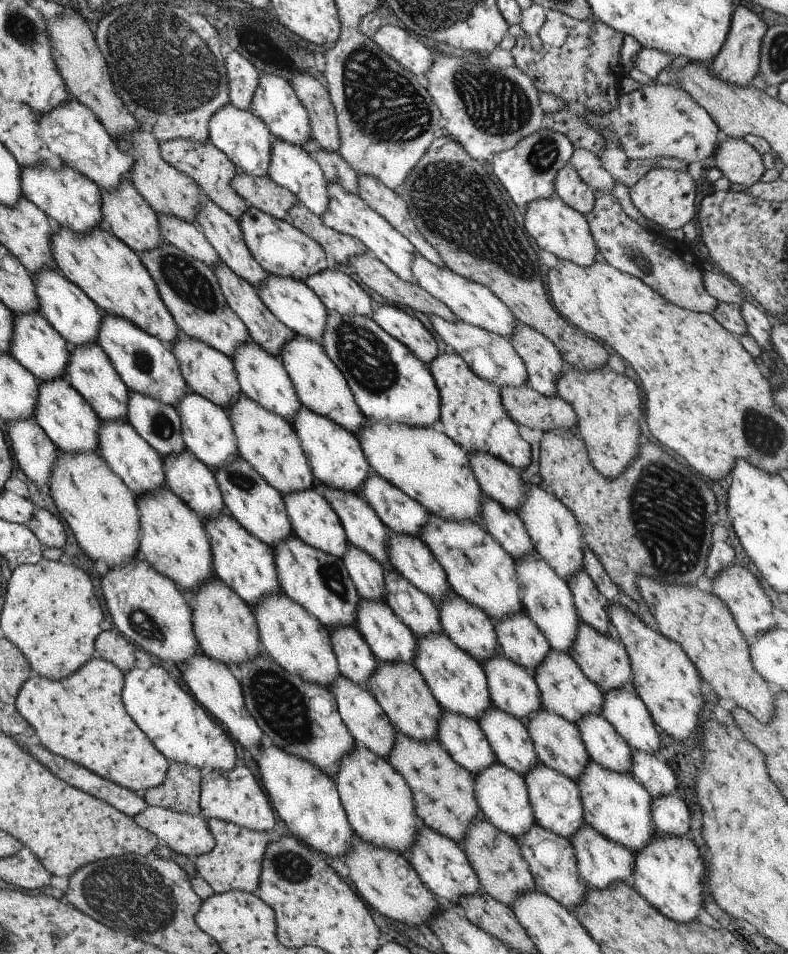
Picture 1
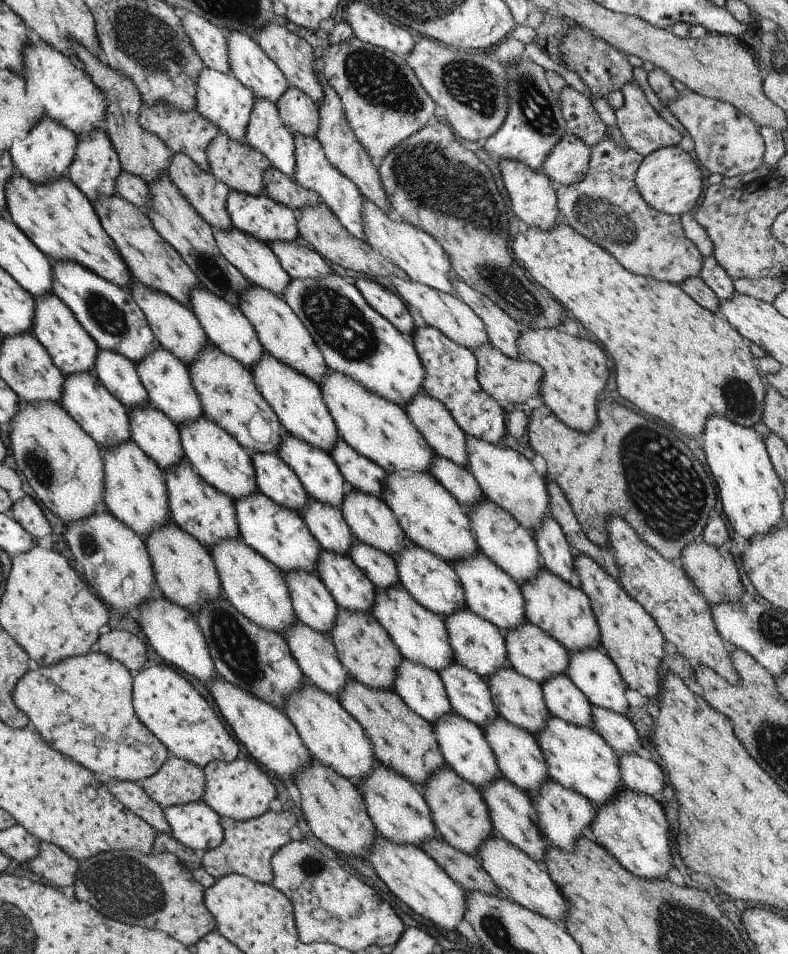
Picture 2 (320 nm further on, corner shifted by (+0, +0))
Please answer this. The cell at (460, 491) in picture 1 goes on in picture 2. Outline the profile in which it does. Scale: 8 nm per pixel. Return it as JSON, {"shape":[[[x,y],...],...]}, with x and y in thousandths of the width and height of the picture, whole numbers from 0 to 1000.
{"shape":[[[416,385],[404,406],[411,425],[423,439],[426,452],[451,474],[482,488],[491,497],[495,495],[514,496],[514,494],[544,496],[543,486],[548,483],[548,478],[552,476],[549,476],[549,472],[532,455],[532,452],[522,444],[515,432],[506,425],[480,416],[475,411],[448,399],[445,395],[439,395],[438,391],[429,391]]]}

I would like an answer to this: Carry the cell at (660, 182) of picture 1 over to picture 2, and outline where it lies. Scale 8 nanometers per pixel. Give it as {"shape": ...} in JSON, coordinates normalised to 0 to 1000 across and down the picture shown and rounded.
{"shape":[[[862,152],[839,154],[813,167],[805,182],[805,192],[813,208],[834,222],[863,226],[882,216],[892,195],[890,175],[878,160],[868,159]]]}

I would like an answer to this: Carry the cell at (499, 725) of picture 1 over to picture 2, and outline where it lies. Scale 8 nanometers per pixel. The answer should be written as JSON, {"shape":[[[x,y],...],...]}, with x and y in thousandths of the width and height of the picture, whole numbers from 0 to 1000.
{"shape":[[[577,692],[572,693],[569,697],[560,699],[560,702],[556,702],[555,705],[563,719],[574,744],[582,748],[584,752],[604,759],[610,765],[626,752],[633,752],[623,736],[619,718],[613,710],[609,710],[605,705],[590,700]]]}

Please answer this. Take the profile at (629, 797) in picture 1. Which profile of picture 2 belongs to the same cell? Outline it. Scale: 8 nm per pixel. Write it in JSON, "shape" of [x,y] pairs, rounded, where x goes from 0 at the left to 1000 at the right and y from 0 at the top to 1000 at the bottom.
{"shape":[[[699,748],[694,752],[692,759],[680,770],[680,776],[693,799],[695,816],[708,820],[718,827],[734,830],[739,835],[751,841],[754,846],[766,844],[775,835],[779,835],[779,832],[789,825],[784,806],[786,792],[763,774],[763,770],[751,762],[736,762]]]}

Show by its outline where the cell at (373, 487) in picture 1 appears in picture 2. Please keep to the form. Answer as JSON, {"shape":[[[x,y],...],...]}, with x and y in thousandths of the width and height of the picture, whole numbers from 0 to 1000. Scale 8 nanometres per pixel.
{"shape":[[[431,457],[416,475],[440,509],[484,522],[490,495],[482,488],[451,474]]]}

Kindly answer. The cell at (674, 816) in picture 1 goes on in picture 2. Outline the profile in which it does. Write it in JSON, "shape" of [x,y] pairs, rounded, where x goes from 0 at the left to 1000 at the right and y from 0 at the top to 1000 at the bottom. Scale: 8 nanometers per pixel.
{"shape":[[[793,789],[784,794],[784,806],[789,825],[822,832],[836,841],[843,812],[834,799],[807,789]]]}

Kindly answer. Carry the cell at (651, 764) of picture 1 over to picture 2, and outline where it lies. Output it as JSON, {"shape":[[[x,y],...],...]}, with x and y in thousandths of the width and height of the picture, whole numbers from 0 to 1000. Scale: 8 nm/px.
{"shape":[[[750,739],[750,751],[750,762],[763,770],[783,792],[810,786],[812,775],[794,748]]]}

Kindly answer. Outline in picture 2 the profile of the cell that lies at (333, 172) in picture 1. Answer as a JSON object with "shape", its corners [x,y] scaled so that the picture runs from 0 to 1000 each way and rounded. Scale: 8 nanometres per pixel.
{"shape":[[[364,91],[348,110],[357,128],[372,142],[398,144],[405,121],[392,100],[378,92]]]}

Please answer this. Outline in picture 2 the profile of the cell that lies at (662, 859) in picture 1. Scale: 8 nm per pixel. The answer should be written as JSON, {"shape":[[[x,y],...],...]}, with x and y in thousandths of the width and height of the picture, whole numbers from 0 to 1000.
{"shape":[[[792,825],[766,844],[755,846],[756,852],[746,866],[745,874],[791,911],[817,921],[839,921],[852,908],[846,860],[839,844],[827,834]]]}

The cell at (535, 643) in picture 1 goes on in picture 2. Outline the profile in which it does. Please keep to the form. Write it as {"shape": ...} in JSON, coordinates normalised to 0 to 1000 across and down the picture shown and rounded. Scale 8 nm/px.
{"shape":[[[610,578],[571,591],[582,607],[589,627],[589,635],[605,646],[627,654],[636,662],[654,658],[664,651],[665,631],[660,616],[642,600],[623,589]]]}

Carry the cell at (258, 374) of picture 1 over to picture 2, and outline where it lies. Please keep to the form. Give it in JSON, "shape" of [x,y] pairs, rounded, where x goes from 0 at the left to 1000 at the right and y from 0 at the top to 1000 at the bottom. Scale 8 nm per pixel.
{"shape":[[[255,300],[245,301],[239,306],[239,312],[241,326],[253,336],[260,352],[264,354],[264,358],[273,362],[282,370],[289,371],[319,388],[320,384],[325,383],[326,377],[329,377],[335,365],[327,357],[321,343],[316,340],[313,333],[306,329],[302,322],[287,318],[286,314]]]}

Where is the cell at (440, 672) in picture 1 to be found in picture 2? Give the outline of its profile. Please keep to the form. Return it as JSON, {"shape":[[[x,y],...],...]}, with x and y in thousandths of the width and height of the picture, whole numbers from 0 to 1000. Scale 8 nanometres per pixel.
{"shape":[[[506,611],[489,618],[476,617],[470,643],[499,672],[511,691],[552,704],[575,693],[562,648],[527,631]]]}

